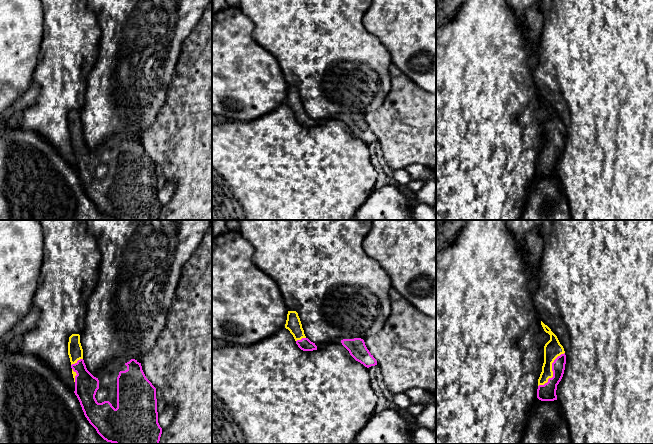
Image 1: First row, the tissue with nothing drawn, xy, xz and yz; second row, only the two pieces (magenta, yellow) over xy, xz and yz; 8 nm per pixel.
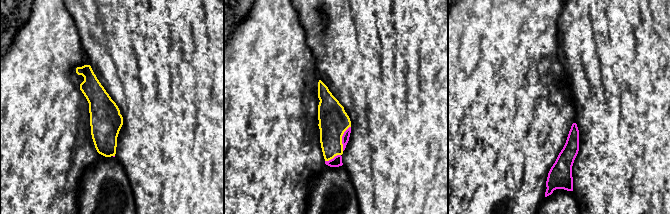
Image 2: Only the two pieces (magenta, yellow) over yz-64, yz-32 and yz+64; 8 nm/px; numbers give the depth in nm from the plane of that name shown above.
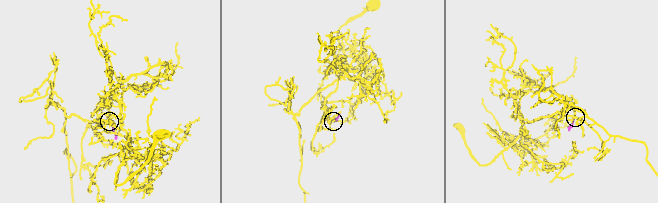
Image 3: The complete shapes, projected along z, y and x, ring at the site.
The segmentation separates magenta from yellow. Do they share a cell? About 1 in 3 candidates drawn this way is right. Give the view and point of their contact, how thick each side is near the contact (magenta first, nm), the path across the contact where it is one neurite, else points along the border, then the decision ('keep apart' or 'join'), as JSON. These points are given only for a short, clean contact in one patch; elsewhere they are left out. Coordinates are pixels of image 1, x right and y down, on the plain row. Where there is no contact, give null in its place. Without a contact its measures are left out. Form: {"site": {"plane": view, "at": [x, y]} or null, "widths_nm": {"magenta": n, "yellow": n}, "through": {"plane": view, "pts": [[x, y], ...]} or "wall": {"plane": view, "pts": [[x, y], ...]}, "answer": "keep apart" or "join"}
{"site": {"plane": "yz", "at": [552, 146]}, "widths_nm": {"magenta": 140, "yellow": 140}, "through": {"plane": "yz", "pts": [[547, 168], [552, 146], [552, 125]]}, "answer": "join"}

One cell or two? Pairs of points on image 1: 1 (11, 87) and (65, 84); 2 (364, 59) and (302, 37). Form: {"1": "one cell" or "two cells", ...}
{"1": "two cells", "2": "one cell"}

